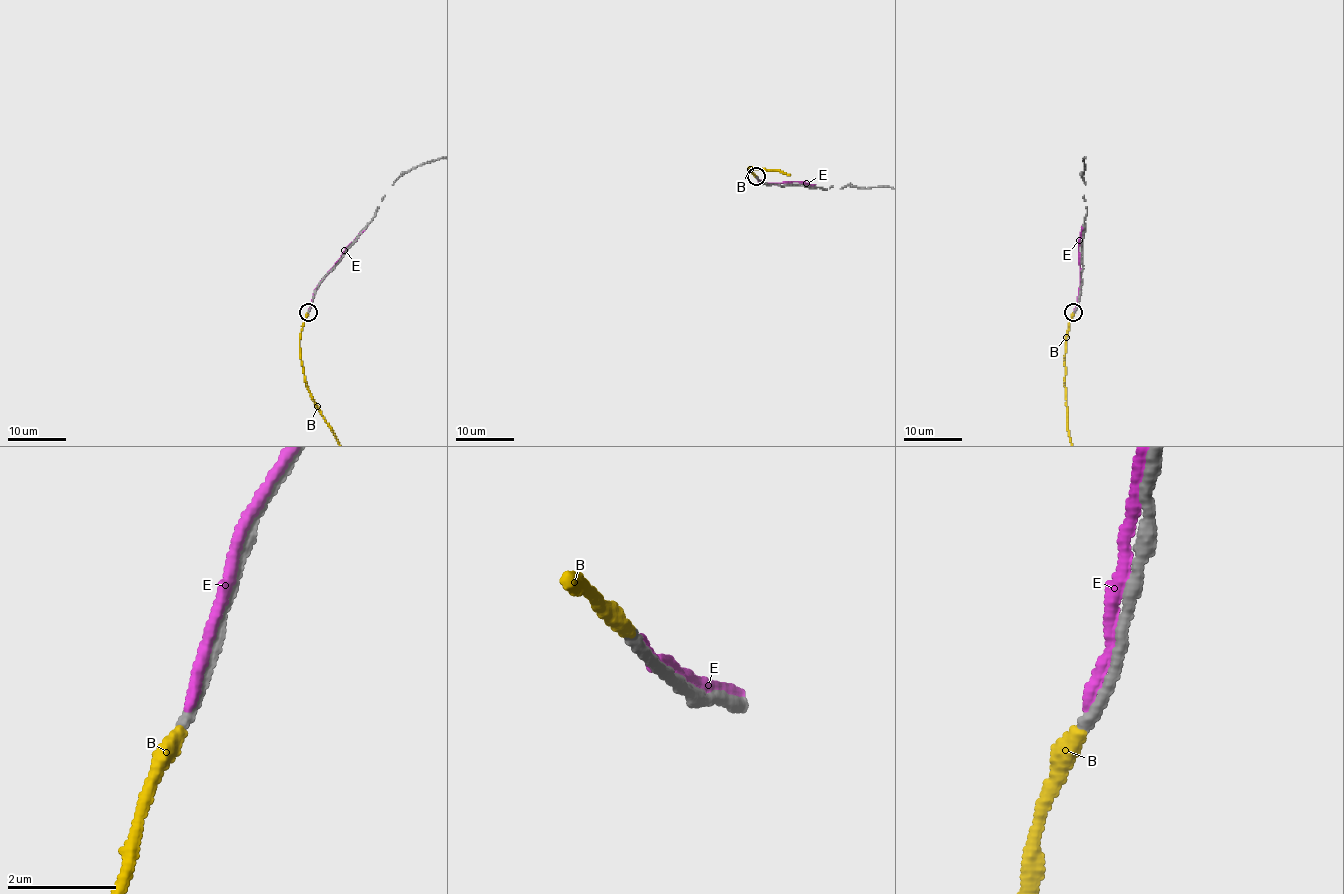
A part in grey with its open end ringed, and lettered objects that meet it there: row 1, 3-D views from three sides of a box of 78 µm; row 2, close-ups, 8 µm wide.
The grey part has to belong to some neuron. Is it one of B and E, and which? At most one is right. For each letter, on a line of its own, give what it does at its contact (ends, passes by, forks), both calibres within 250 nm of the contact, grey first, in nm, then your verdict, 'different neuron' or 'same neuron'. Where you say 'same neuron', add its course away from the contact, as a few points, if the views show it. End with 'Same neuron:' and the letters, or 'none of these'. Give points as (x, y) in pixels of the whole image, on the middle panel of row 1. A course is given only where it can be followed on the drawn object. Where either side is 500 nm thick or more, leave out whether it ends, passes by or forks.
B: it ends; calibres 200 and 320 nm; same neuron
E: it passes by; calibres 180 and 200 nm; different neuron
Same neuron: B

